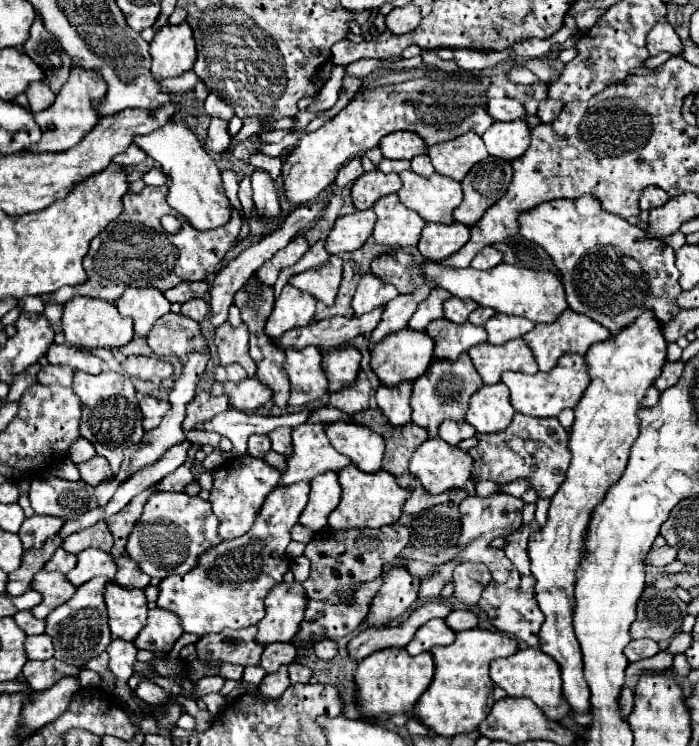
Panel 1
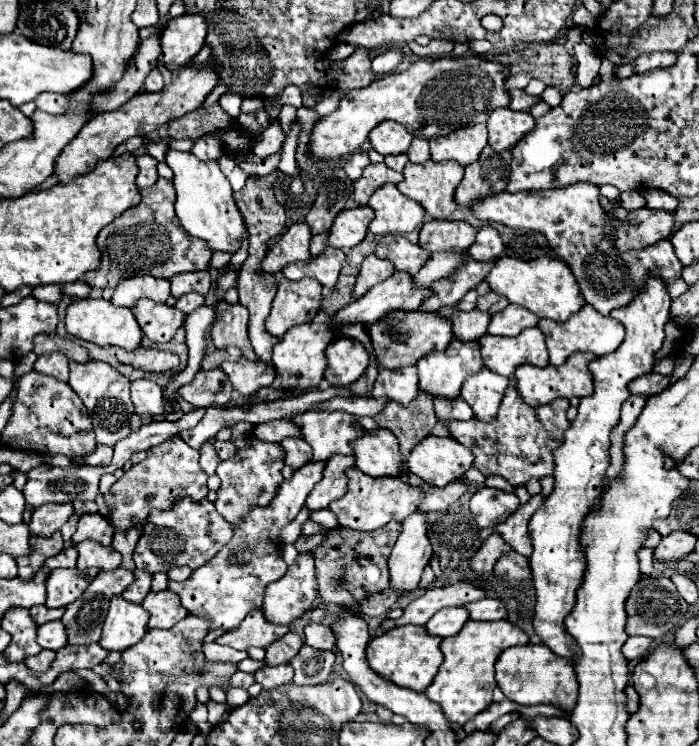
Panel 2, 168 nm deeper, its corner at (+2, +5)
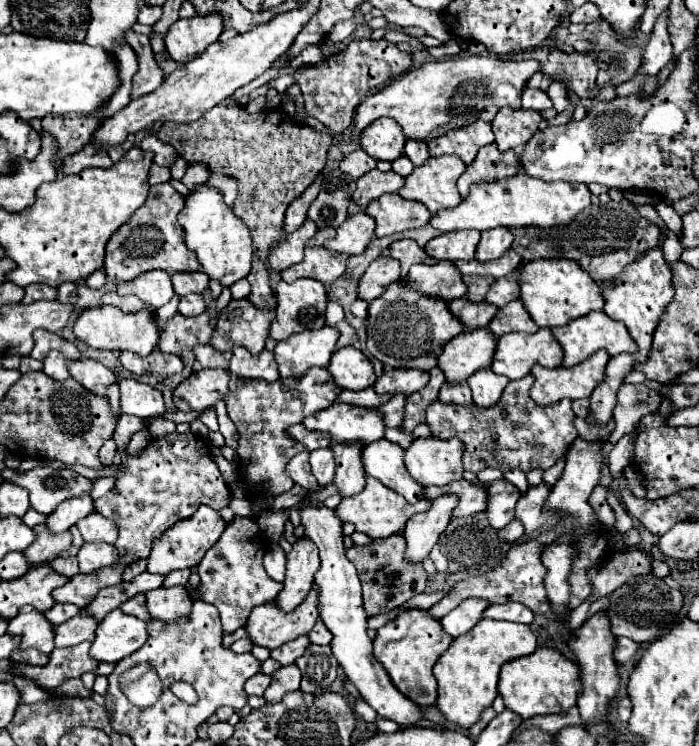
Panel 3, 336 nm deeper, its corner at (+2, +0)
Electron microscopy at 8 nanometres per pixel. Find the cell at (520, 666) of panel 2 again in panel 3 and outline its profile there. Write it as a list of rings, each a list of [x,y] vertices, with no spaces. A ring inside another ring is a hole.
[[[537,647],[527,657],[507,661],[499,673],[499,695],[505,707],[519,713],[523,719],[547,713],[565,713],[577,703],[579,695],[579,669],[573,661],[549,647]]]

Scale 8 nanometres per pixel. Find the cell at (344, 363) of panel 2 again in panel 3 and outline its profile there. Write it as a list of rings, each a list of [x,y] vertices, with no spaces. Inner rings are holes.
[[[355,347],[337,349],[329,363],[329,373],[341,389],[361,391],[375,383],[375,373],[371,361]]]

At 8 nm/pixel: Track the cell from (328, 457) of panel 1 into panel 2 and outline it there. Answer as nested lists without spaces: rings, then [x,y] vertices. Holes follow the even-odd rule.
[[[309,410],[293,418],[313,448],[313,462],[333,454],[351,454],[351,442],[365,434],[355,416],[341,410]]]

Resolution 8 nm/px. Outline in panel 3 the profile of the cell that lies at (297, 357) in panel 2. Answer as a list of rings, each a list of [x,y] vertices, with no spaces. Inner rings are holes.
[[[321,327],[295,333],[287,341],[279,341],[273,353],[281,379],[303,377],[311,367],[327,367],[333,351],[337,349],[337,339],[337,329]]]

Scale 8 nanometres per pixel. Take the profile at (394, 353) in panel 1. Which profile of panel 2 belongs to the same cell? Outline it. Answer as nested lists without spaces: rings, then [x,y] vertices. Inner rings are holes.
[[[391,310],[387,312],[377,324],[371,324],[369,336],[373,340],[377,362],[385,368],[405,368],[411,364],[417,364],[417,360],[425,354],[429,354],[433,348],[441,350],[447,348],[447,344],[453,340],[449,318],[439,316],[437,312],[409,312],[409,310]]]

